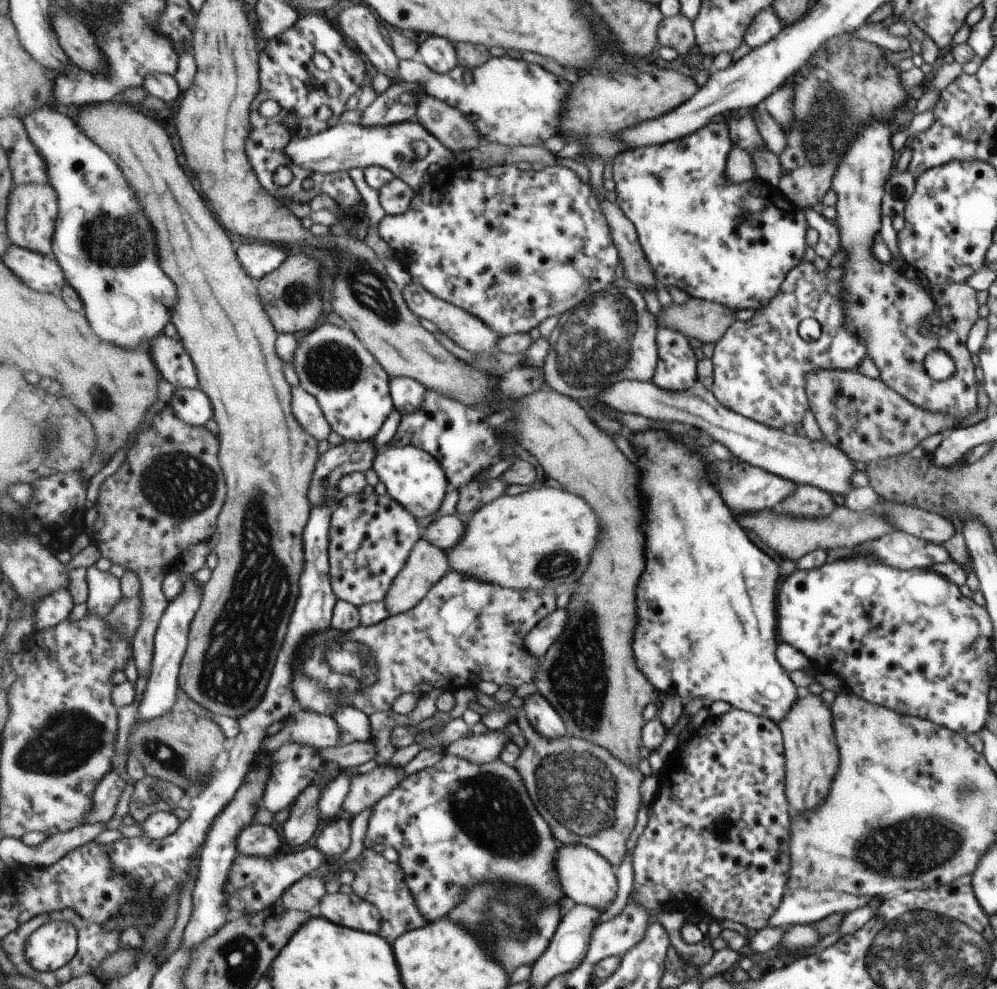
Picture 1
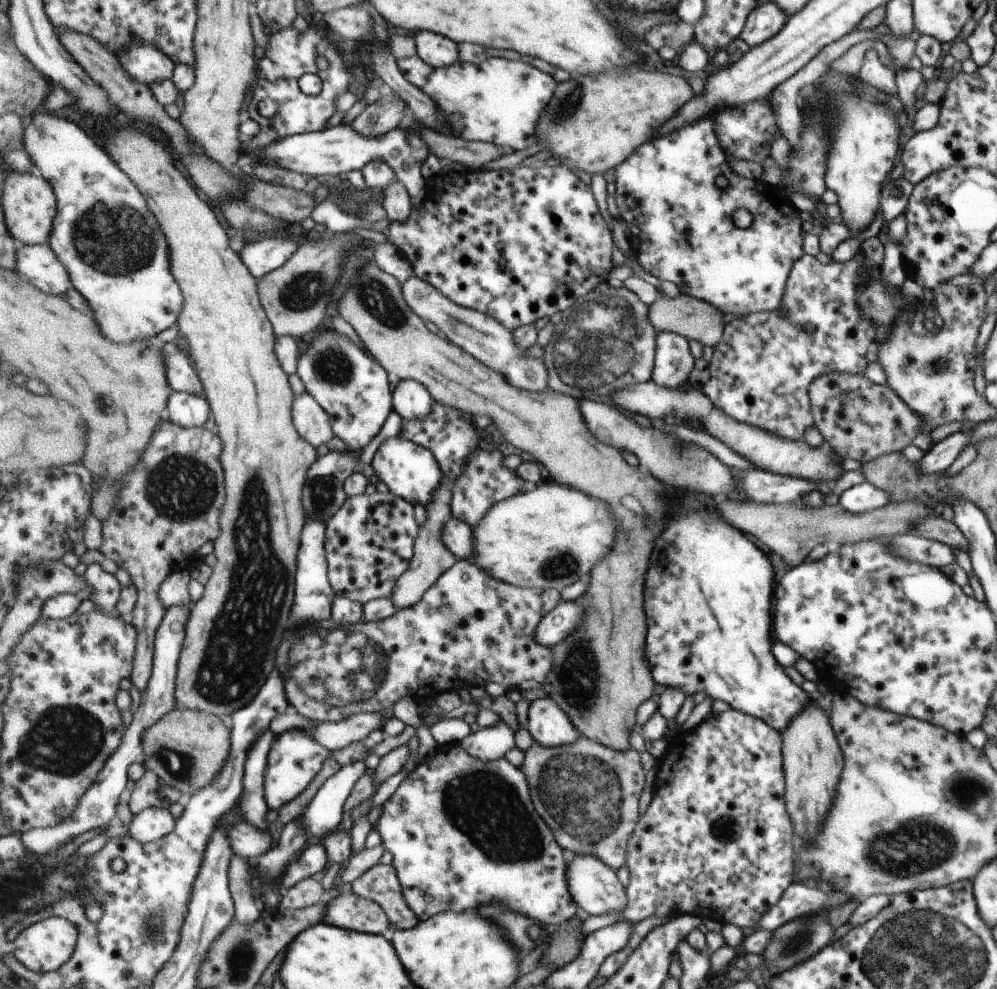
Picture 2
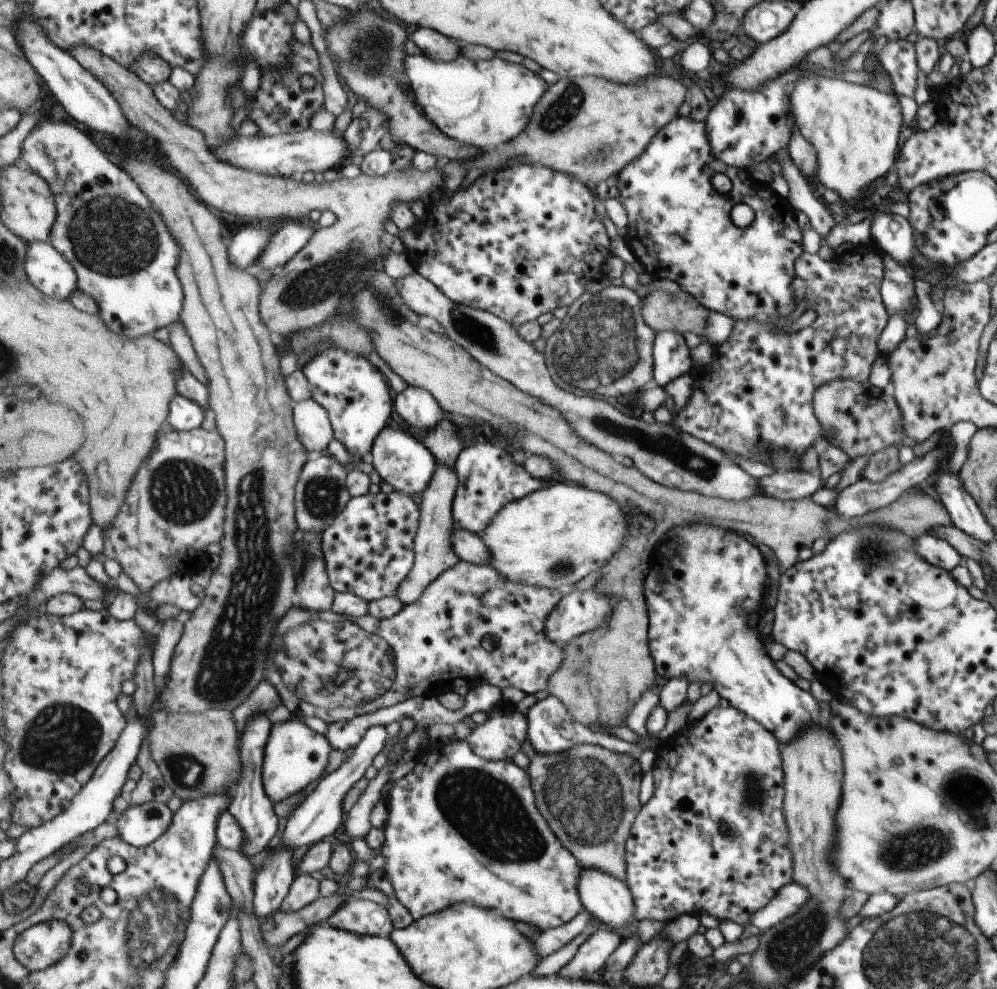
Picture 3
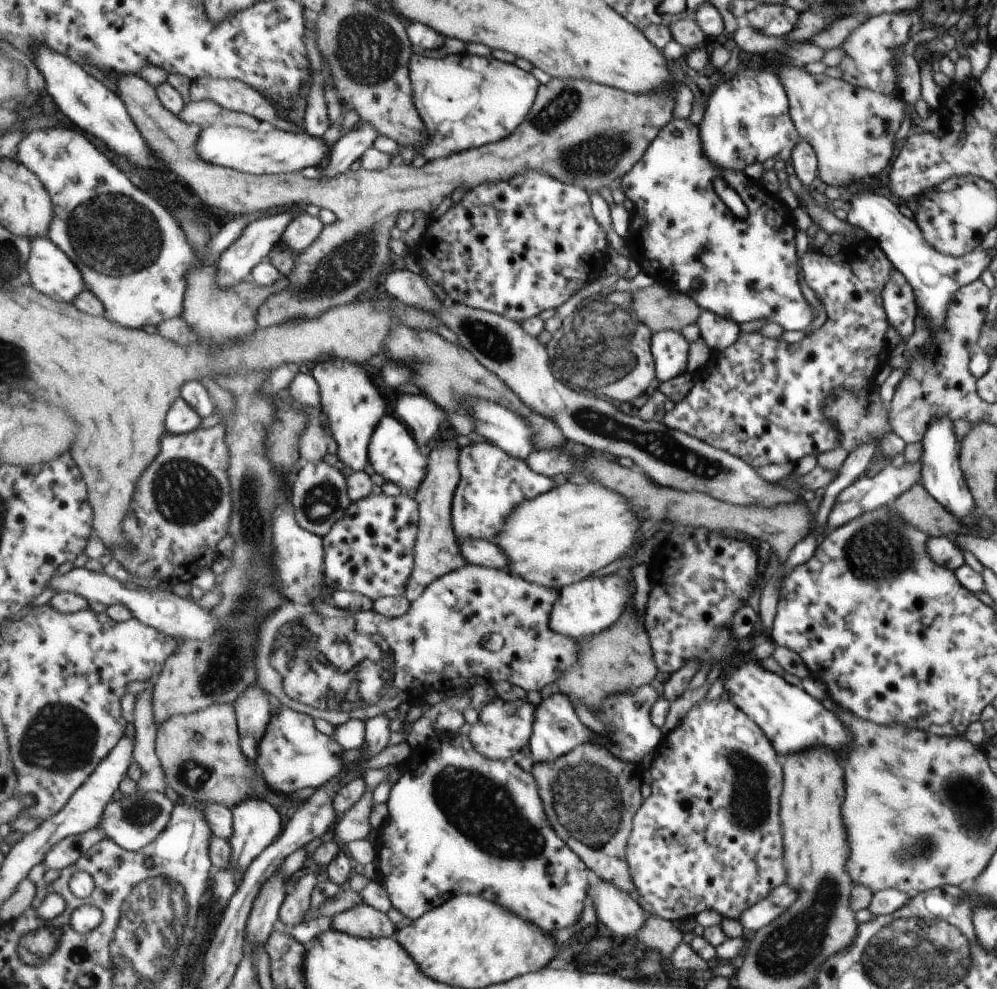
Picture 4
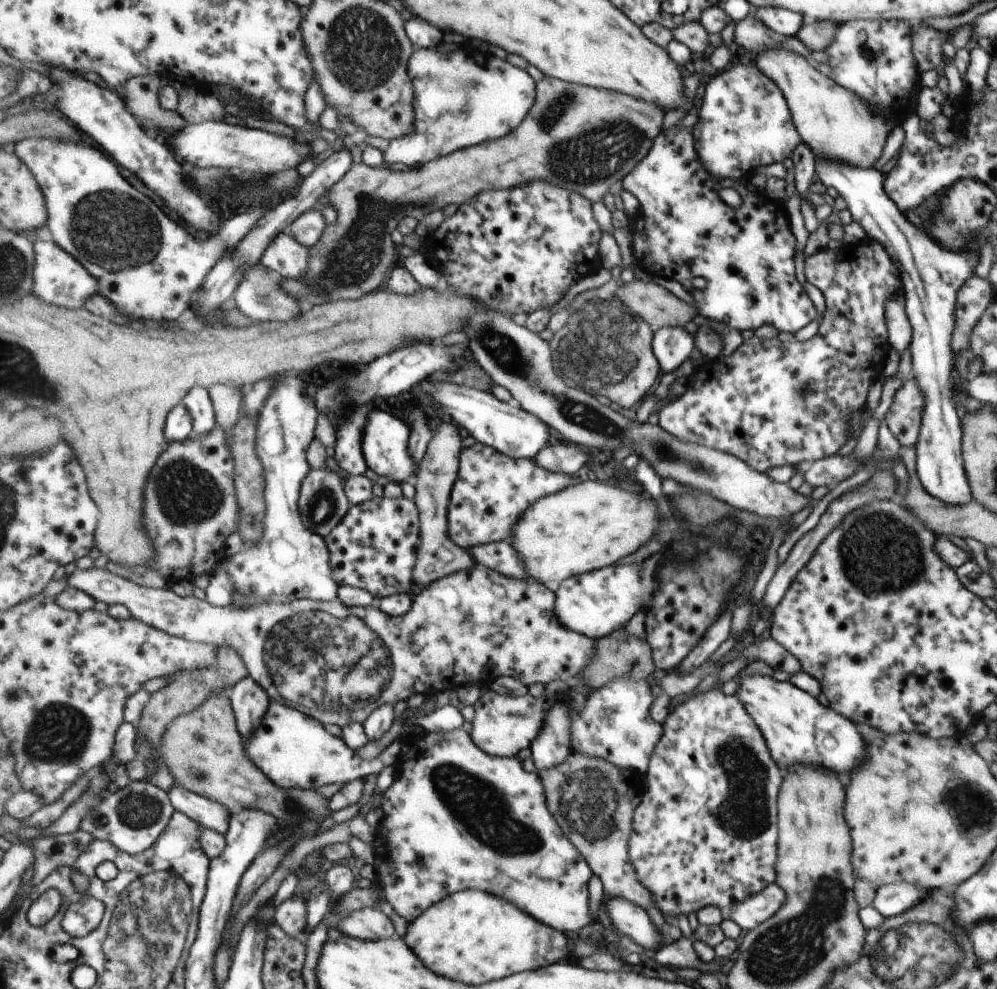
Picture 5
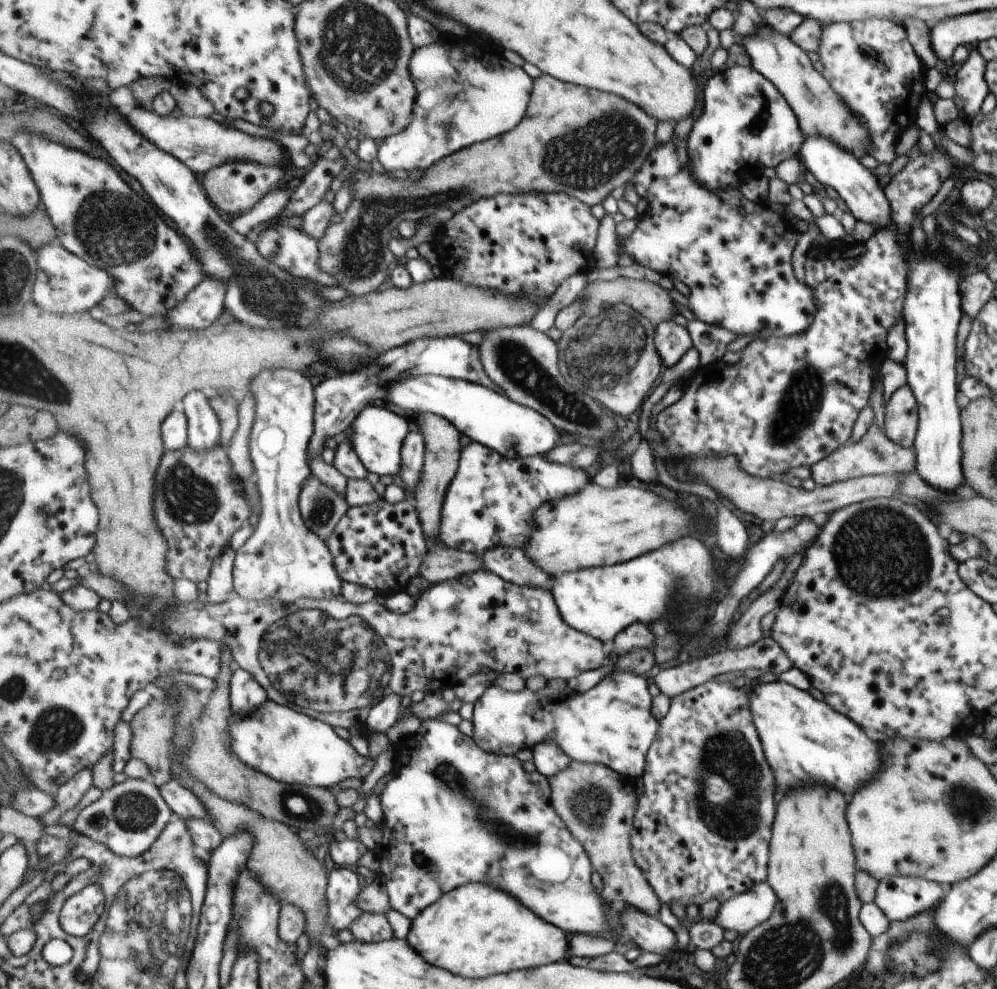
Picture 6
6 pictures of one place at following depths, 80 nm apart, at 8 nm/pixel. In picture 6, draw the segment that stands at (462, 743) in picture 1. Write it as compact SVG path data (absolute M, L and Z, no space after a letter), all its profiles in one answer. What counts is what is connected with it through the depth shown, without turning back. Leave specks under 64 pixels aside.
M619 670L609 671L609 675L583 694L554 694L548 687L535 693L527 688L514 693L491 684L480 700L474 702L474 715L471 720L473 738L486 751L509 756L521 752L523 748L533 750L540 742L553 741L567 752L572 760L603 764L619 774L641 778L647 762L646 752L658 729L658 721L653 718L652 712L649 712L649 702L652 700L643 677Z

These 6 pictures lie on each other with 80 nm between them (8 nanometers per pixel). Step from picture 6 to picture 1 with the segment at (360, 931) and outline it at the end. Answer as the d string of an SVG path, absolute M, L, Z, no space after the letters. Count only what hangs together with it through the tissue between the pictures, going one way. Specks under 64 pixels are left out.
M355 892L327 893L316 912L331 922L366 933L379 932L383 920L382 912L377 906Z

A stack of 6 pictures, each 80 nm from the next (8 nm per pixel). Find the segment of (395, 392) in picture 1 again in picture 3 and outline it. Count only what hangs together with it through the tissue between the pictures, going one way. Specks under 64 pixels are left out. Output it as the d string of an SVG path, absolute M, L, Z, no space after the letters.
M408 385L395 397L396 418L410 431L427 434L443 417L444 410L427 389Z

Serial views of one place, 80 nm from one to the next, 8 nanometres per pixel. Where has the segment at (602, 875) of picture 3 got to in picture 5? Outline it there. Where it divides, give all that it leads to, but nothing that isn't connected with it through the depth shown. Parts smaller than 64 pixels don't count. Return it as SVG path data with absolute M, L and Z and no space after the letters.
M623 897L605 899L604 906L612 928L618 934L626 934L647 950L661 948L663 932L651 922L646 910Z

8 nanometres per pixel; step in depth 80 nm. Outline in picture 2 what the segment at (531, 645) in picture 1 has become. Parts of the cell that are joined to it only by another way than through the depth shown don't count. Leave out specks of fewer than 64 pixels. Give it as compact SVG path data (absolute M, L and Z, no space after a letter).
M577 601L561 602L540 622L536 630L536 641L552 649L582 625L584 612Z

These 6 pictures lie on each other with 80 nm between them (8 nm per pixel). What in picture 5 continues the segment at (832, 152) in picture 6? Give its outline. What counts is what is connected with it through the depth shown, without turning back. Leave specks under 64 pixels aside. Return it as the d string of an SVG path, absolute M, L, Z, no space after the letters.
M814 155L815 161L815 172L816 177L820 180L823 186L834 188L838 194L845 201L846 208L849 210L851 218L853 221L857 222L863 227L863 230L866 232L867 236L871 238L873 241L877 241L885 250L887 250L887 254L891 256L892 262L897 266L897 270L899 270L899 266L901 266L901 278L903 278L902 291L904 292L904 309L905 314L907 315L907 320L911 325L912 336L911 341L908 344L909 350L911 350L911 369L909 373L909 377L913 378L913 380L917 383L917 386L920 387L921 392L924 394L924 412L923 412L923 420L920 422L920 432L919 432L919 440L917 440L914 445L915 449L915 474L917 478L920 479L921 486L924 487L926 491L933 498L939 499L941 502L949 503L951 506L963 506L972 500L971 495L971 487L968 485L967 475L964 473L963 467L963 454L962 450L959 450L959 438L963 438L962 430L963 428L959 428L959 418L957 418L957 414L955 414L955 408L953 408L953 404L951 404L951 336L955 330L955 301L956 294L959 292L959 288L964 284L965 281L968 280L969 277L974 275L974 268L977 266L978 262L978 254L975 252L975 248L973 250L963 250L962 252L952 253L951 251L946 251L941 248L941 246L937 246L923 231L923 229L915 227L911 222L907 222L905 215L897 208L896 203L892 201L885 194L883 187L883 177L880 170L875 170L873 167L870 169L862 169L861 167L852 167L847 163L830 163L828 159L821 159Z

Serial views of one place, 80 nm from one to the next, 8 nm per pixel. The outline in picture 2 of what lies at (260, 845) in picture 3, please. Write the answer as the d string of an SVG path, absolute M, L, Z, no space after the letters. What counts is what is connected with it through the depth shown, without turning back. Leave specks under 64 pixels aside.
M269 729L252 746L246 762L244 791L237 804L243 820L255 823L260 829L268 829L267 811L270 809L265 798L265 777L268 769L268 758L276 736Z

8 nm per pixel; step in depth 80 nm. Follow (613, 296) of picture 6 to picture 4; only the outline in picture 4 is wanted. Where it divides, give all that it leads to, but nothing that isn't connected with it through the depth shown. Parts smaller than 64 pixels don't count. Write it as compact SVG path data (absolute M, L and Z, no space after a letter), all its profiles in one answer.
M657 281L634 292L632 299L637 318L654 333L669 329L680 331L683 326L695 324L701 311L689 295L668 290Z

